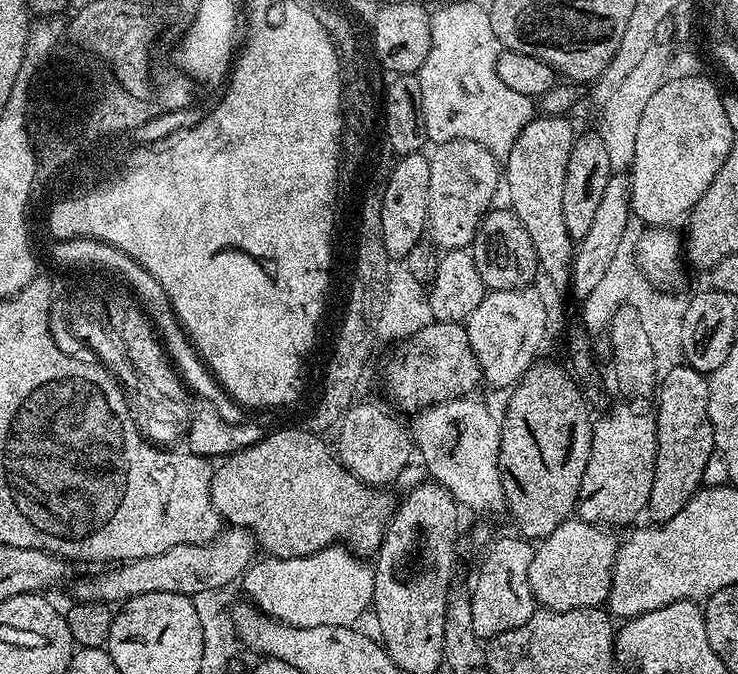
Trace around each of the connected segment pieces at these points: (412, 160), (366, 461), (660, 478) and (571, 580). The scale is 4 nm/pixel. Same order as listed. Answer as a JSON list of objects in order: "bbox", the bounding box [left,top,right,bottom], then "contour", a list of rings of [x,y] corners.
[{"bbox":[379,151,430,261],"contour":[[[418,151],[399,157],[386,182],[379,216],[382,218],[382,242],[386,242],[386,254],[393,261],[403,261],[426,236],[430,210],[430,159],[424,155],[423,151]]]},{"bbox":[335,403,414,485],"contour":[[[353,403],[340,419],[338,431],[335,433],[335,455],[344,469],[354,474],[354,478],[358,478],[361,484],[395,485],[398,474],[402,474],[402,470],[414,456],[414,441],[409,429],[405,425],[403,428],[386,409],[379,408],[376,404],[360,403]]]},{"bbox":[646,362,716,525],"contour":[[[680,362],[677,368],[663,373],[655,397],[656,408],[656,465],[654,466],[654,486],[650,486],[650,498],[646,516],[653,525],[665,524],[690,498],[700,491],[705,483],[704,471],[708,468],[716,452],[716,439],[708,413],[708,376],[697,368],[689,368]]]},{"bbox":[530,518,618,612],"contour":[[[569,518],[554,530],[545,540],[535,545],[530,562],[530,590],[540,608],[555,612],[599,608],[608,599],[608,582],[612,579],[612,564],[616,561],[618,540],[611,536],[607,527],[591,524],[579,518]]]}]

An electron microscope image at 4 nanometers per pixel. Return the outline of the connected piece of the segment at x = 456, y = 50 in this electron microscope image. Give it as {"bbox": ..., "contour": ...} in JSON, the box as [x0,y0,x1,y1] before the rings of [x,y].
{"bbox":[418,3,534,157],"contour":[[[477,3],[456,4],[456,8],[444,8],[436,16],[436,28],[431,33],[430,54],[422,62],[418,73],[422,86],[422,118],[426,118],[426,134],[433,145],[451,140],[473,140],[483,146],[493,157],[507,157],[510,146],[525,131],[534,112],[533,97],[518,94],[507,88],[498,78],[496,59],[502,51],[499,38],[493,33],[489,19]]]}

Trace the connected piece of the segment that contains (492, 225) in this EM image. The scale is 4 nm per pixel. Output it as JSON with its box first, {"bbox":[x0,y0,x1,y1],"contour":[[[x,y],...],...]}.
{"bbox":[470,207,538,292],"contour":[[[493,207],[480,220],[480,229],[470,245],[474,258],[474,266],[478,266],[478,274],[482,274],[485,289],[497,292],[511,288],[526,288],[538,276],[538,265],[534,254],[534,242],[530,242],[530,234],[526,234],[526,226],[518,222],[518,218],[507,207]]]}

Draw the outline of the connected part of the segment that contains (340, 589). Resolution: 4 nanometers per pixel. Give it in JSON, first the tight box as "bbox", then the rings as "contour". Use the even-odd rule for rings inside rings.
{"bbox":[242,546,374,628],"contour":[[[329,546],[318,550],[309,556],[281,556],[265,555],[264,560],[257,559],[249,564],[248,571],[242,577],[244,592],[249,601],[260,611],[271,616],[273,620],[280,620],[283,624],[293,624],[299,628],[306,626],[342,626],[351,625],[355,616],[366,613],[372,606],[374,594],[374,568],[367,559],[361,558],[347,546]]]}

